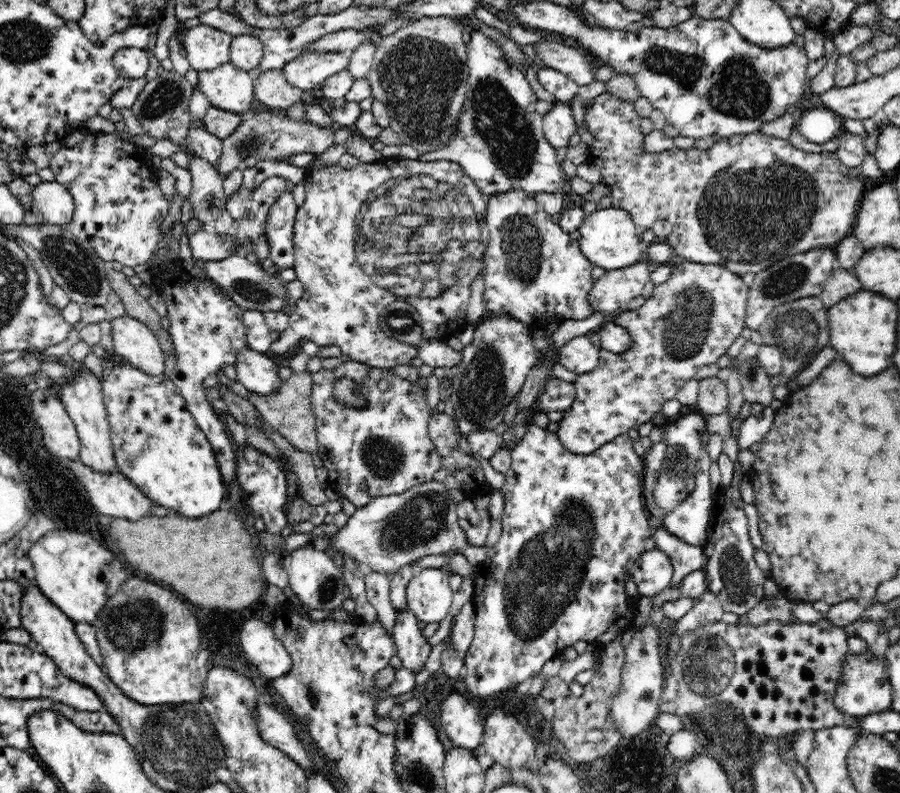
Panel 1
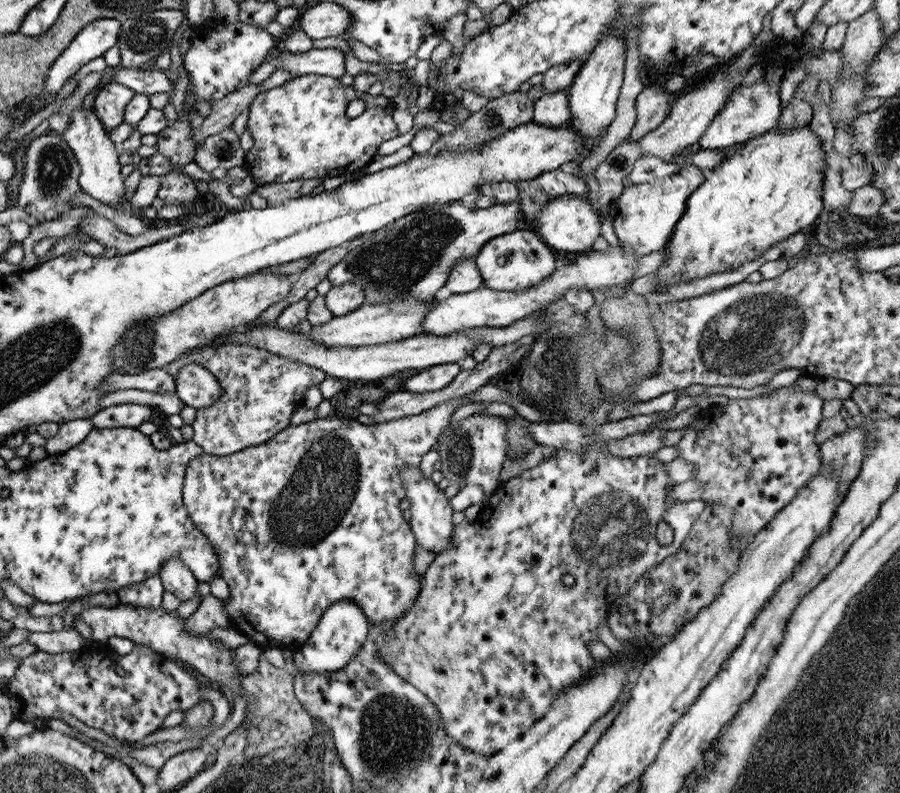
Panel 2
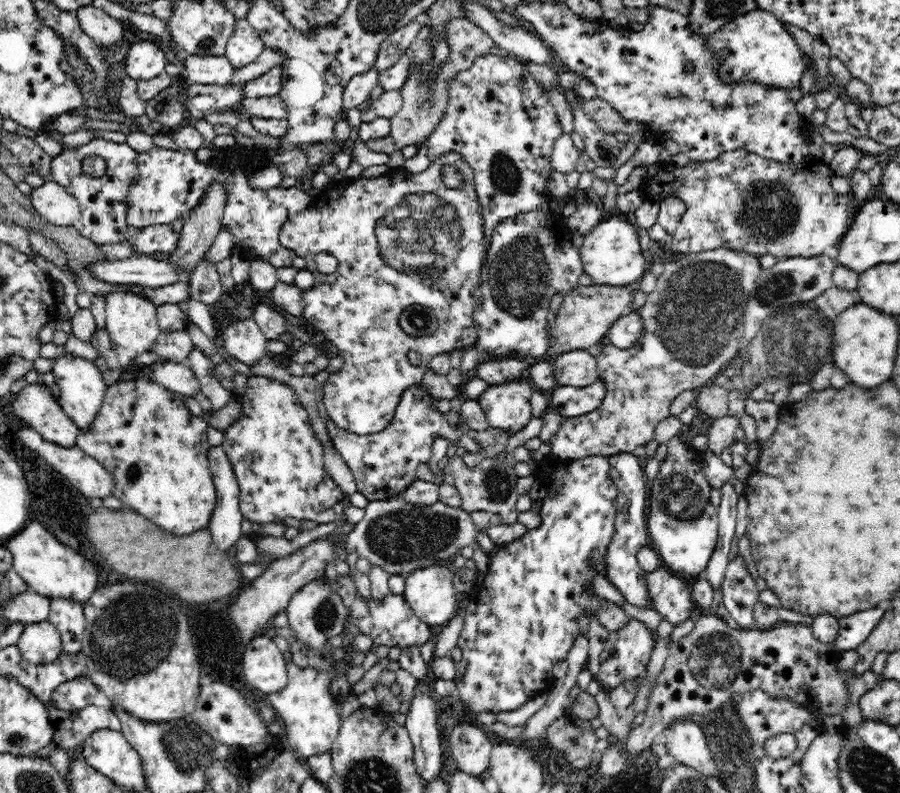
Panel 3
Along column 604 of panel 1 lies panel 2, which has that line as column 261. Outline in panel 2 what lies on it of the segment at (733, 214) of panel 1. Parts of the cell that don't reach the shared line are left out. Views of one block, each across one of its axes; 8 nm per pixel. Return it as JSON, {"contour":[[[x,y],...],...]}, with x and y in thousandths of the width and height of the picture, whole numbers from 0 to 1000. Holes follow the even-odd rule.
{"contour":[[[330,96],[308,111],[290,116],[277,134],[272,164],[279,169],[281,184],[272,192],[270,209],[286,235],[397,219],[414,204],[423,179],[443,172],[434,146],[437,134],[437,126],[428,121],[397,116],[392,108],[379,108],[368,96]],[[390,126],[406,131],[403,144],[397,149],[383,146]]]}

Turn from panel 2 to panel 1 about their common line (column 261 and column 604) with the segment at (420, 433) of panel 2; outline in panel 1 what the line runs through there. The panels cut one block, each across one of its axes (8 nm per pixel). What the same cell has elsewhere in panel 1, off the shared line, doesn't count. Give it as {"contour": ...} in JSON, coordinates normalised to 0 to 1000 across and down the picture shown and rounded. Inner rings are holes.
{"contour":[[[584,532],[584,537],[587,537],[584,550],[576,557],[576,562],[569,565],[569,590],[564,593],[562,605],[556,615],[556,625],[560,631],[556,678],[547,691],[542,691],[542,706],[531,711],[529,726],[527,726],[529,744],[527,744],[524,762],[529,764],[529,797],[527,797],[524,815],[516,827],[518,850],[511,863],[518,863],[520,870],[529,878],[547,878],[556,870],[562,870],[564,865],[569,868],[569,865],[580,863],[589,852],[598,852],[607,832],[622,827],[624,820],[629,820],[631,815],[638,815],[640,810],[653,810],[662,817],[671,817],[676,810],[682,810],[687,802],[691,802],[693,794],[704,787],[709,759],[711,759],[711,752],[702,754],[696,749],[696,726],[704,726],[711,699],[729,691],[727,666],[724,666],[724,658],[720,656],[720,641],[718,641],[718,628],[716,628],[718,588],[716,588],[716,578],[711,578],[704,570],[704,562],[698,547],[684,550],[682,555],[662,565],[662,570],[658,573],[638,573],[631,565],[627,565],[620,547],[611,545],[609,540],[604,542],[593,532],[591,535]]]}

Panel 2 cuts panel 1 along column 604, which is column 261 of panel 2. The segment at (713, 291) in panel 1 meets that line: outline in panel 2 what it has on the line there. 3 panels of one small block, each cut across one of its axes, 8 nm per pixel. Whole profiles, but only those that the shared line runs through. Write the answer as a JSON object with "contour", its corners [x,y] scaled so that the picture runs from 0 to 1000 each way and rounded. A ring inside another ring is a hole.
{"contour":[[[243,431],[210,444],[210,451],[234,469],[246,489],[246,499],[232,515],[221,515],[217,530],[212,532],[212,557],[219,560],[228,575],[246,578],[268,570],[270,565],[294,560],[321,537],[323,522],[337,512],[339,492],[363,477],[363,472],[354,464],[328,459],[326,454],[274,434],[266,436]]]}

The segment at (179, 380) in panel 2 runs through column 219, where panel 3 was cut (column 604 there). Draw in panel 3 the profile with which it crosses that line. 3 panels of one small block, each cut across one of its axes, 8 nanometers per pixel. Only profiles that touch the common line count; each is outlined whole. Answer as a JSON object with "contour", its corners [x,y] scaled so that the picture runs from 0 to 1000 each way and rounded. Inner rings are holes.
{"contour":[[[662,479],[660,484],[651,489],[640,489],[640,487],[618,487],[613,492],[613,504],[609,512],[609,520],[624,522],[629,527],[640,527],[660,520],[667,515],[669,504],[673,499],[673,489],[669,479]]]}

